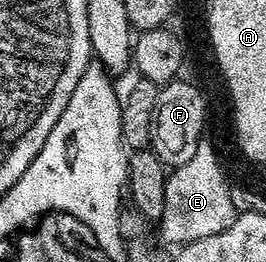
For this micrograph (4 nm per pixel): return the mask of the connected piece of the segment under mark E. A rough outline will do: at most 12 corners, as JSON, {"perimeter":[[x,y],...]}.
{"perimeter":[[217,148],[168,173],[161,236],[219,234],[239,215]]}

